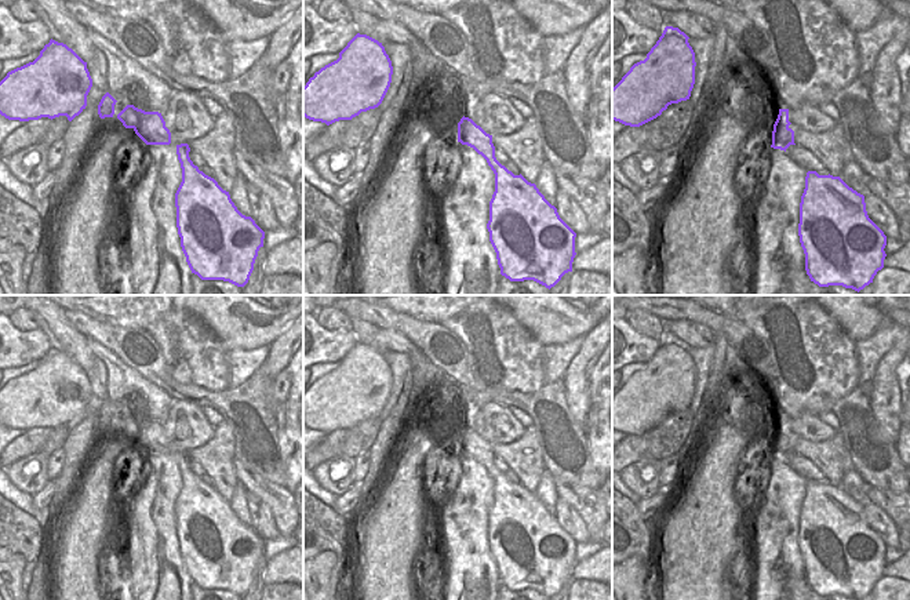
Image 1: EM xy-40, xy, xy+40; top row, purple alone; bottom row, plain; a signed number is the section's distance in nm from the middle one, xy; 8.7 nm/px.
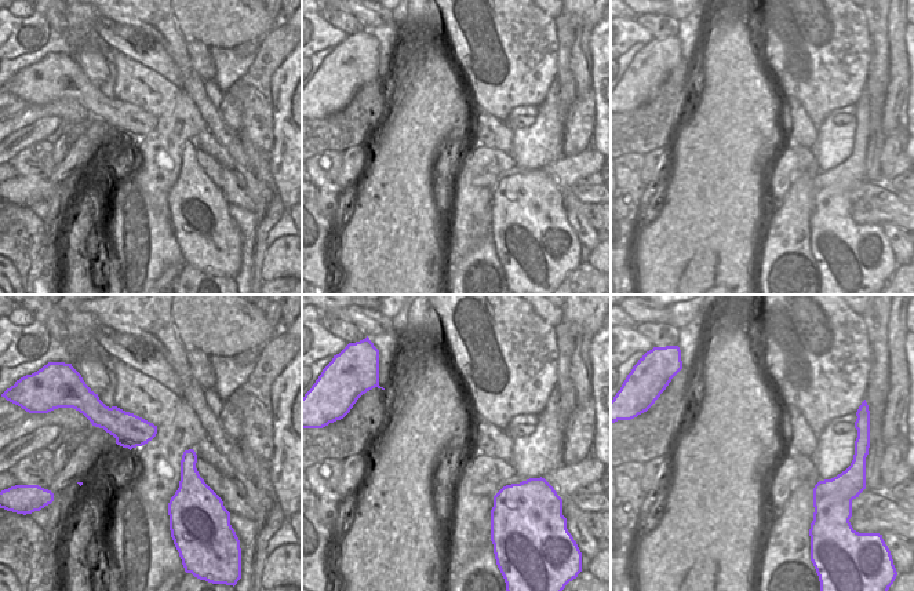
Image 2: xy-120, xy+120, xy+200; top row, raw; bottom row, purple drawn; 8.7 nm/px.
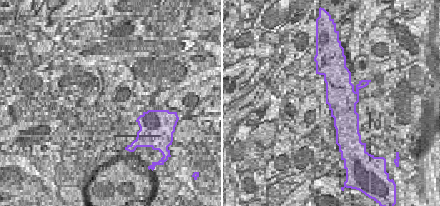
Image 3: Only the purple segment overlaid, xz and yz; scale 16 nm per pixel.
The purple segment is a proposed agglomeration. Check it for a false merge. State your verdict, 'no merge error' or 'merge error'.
no merge error

